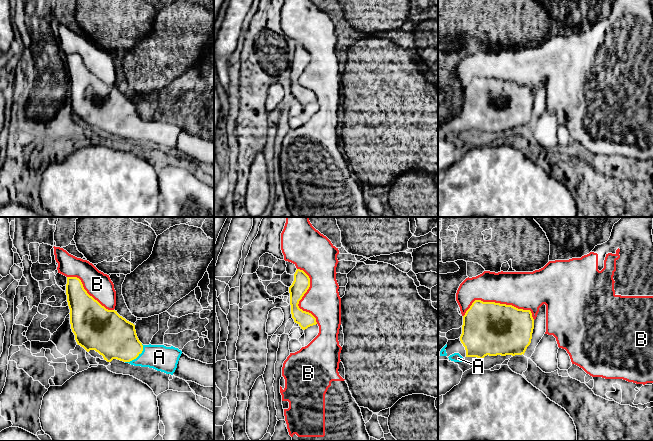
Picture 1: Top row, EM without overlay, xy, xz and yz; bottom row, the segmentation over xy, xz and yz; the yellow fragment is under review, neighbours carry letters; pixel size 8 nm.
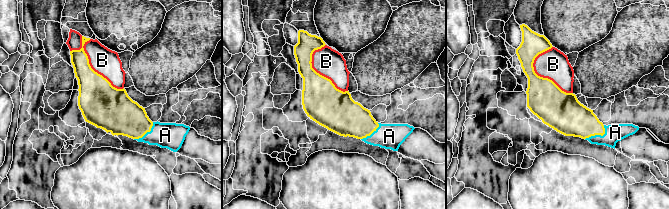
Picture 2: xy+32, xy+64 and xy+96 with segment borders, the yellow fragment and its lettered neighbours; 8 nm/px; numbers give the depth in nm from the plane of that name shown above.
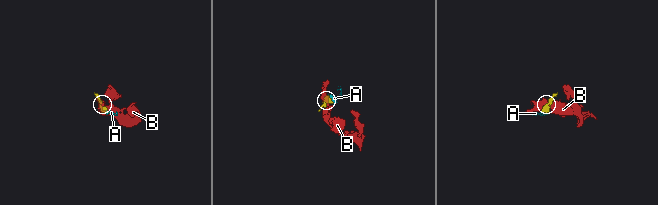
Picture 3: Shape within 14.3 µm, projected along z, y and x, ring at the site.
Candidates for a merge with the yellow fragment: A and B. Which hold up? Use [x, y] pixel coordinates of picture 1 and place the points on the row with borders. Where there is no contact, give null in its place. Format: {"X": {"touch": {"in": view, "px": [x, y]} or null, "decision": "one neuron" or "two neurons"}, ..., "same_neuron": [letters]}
{"A": {"touch": {"in": "xy", "px": [137, 356]}, "decision": "one neuron"}, "B": {"touch": {"in": "yz", "px": [499, 303]}, "decision": "two neurons"}, "same_neuron": ["A"]}

